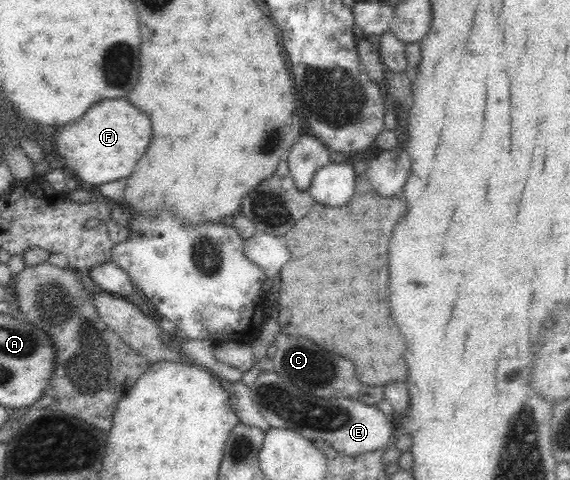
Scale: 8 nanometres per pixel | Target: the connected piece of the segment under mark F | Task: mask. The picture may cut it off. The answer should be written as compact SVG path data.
M114 98L94 104L80 120L59 128L54 149L70 175L87 185L99 186L130 177L150 145L150 136L150 118L128 100Z

